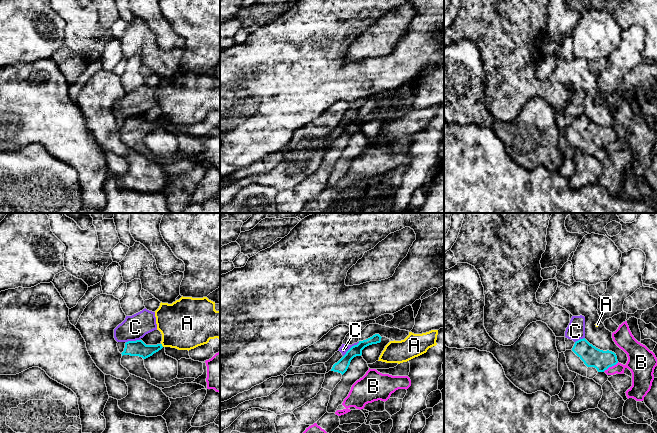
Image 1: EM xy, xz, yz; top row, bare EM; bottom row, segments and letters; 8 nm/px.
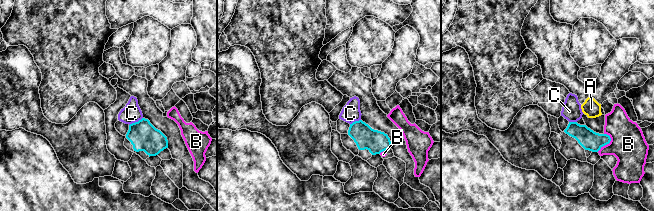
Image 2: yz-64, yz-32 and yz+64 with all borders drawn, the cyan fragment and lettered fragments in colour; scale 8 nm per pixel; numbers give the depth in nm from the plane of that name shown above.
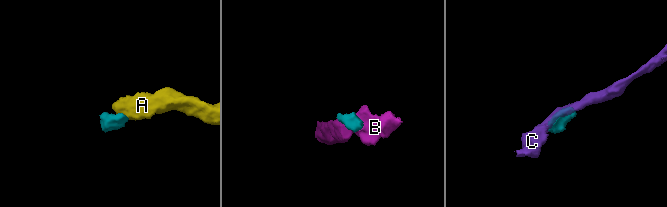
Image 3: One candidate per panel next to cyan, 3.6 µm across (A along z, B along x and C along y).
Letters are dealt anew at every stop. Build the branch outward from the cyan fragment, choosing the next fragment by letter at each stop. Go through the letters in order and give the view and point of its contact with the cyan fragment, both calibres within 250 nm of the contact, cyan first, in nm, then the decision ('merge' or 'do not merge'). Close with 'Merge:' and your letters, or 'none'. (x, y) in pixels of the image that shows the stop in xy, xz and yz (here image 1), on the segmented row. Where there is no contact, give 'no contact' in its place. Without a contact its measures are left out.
A: xy (161, 345) | 130/400 nm | do not merge
B: yz (610, 366) | 160/220 nm | do not merge
C: xz (350, 348) | 100/70 nm | do not merge
Merge: none

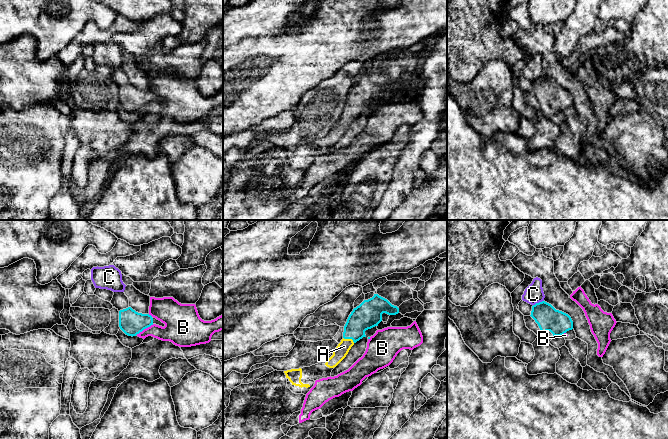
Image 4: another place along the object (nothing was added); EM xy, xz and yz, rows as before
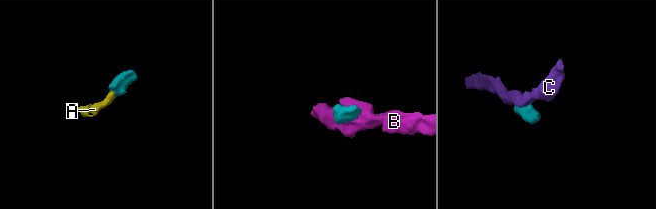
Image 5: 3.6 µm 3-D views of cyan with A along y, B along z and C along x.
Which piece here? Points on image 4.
A: xz (349, 338) | 220/100 nm | merge
B: xy (144, 328) | 190/220 nm | do not merge
C: yz (539, 302) | 190/150 nm | do not merge
Merge: A

